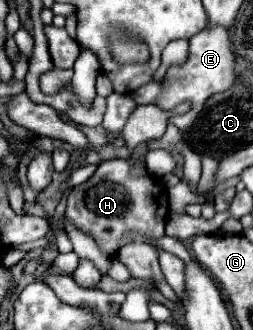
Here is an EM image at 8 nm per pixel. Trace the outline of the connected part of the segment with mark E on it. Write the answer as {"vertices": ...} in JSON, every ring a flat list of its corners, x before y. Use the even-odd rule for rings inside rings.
{"vertices":[[204,28,200,34,196,34,194,38,190,38,190,48,188,48,188,58,182,64,172,64,166,70,164,76,164,88,160,92,160,96,156,98,156,106,164,108,164,110,172,110,176,104,190,100,192,102,192,110,188,114,174,114,168,118,170,124,178,126,182,132,190,134,192,124,196,120,196,116,200,114,200,110,204,108,206,100,218,92,224,92,228,88,234,86,236,82,236,56,230,44,230,36,224,28]]}

